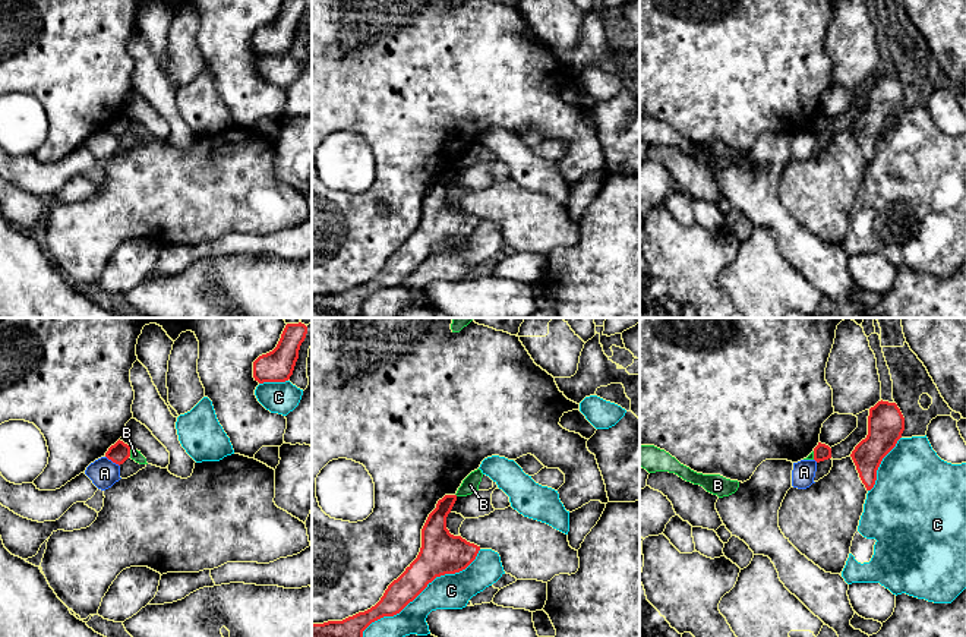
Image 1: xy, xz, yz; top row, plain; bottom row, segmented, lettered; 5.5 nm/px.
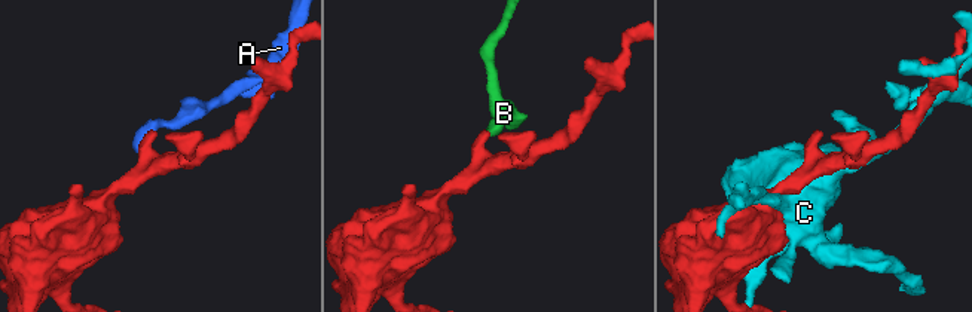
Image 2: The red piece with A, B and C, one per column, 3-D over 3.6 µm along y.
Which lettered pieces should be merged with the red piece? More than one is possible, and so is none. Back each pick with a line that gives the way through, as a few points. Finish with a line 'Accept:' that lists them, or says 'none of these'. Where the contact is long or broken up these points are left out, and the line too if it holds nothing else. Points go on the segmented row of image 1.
Accept: none of these

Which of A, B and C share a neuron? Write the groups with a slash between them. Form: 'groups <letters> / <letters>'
groups A / B / C

